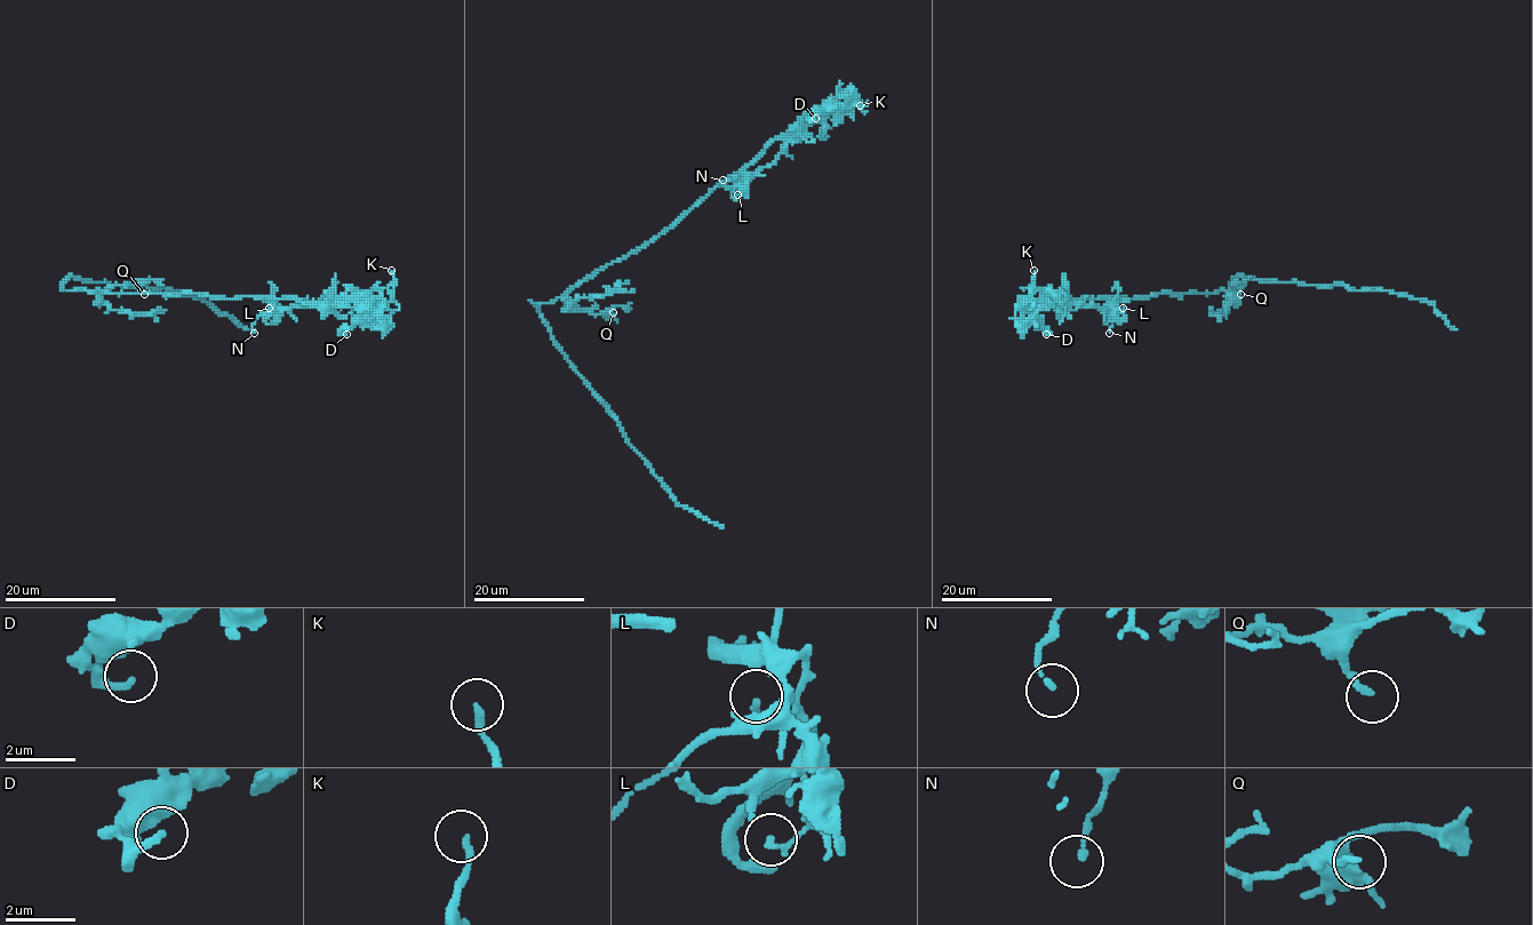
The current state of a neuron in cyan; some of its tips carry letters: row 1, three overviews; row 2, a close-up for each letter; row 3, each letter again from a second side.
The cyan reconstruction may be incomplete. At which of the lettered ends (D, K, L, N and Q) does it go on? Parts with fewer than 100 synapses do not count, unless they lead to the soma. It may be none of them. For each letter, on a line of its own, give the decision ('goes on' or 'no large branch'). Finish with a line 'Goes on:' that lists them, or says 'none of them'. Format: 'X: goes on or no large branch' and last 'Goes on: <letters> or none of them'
D: no large branch
K: no large branch
L: no large branch
N: no large branch
Q: no large branch
Goes on: none of them

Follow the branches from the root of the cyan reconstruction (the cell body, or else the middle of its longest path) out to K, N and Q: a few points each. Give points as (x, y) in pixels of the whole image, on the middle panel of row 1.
K: (577, 286), (647, 246), (742, 172), (771, 143), (784, 134), (801, 133), (841, 97), (856, 100), (860, 105)
N: (577, 286), (647, 246), (771, 143), (784, 140), (771, 164), (733, 185), (723, 180)
Q: (577, 286), (564, 296), (573, 308), (593, 313), (613, 312)

